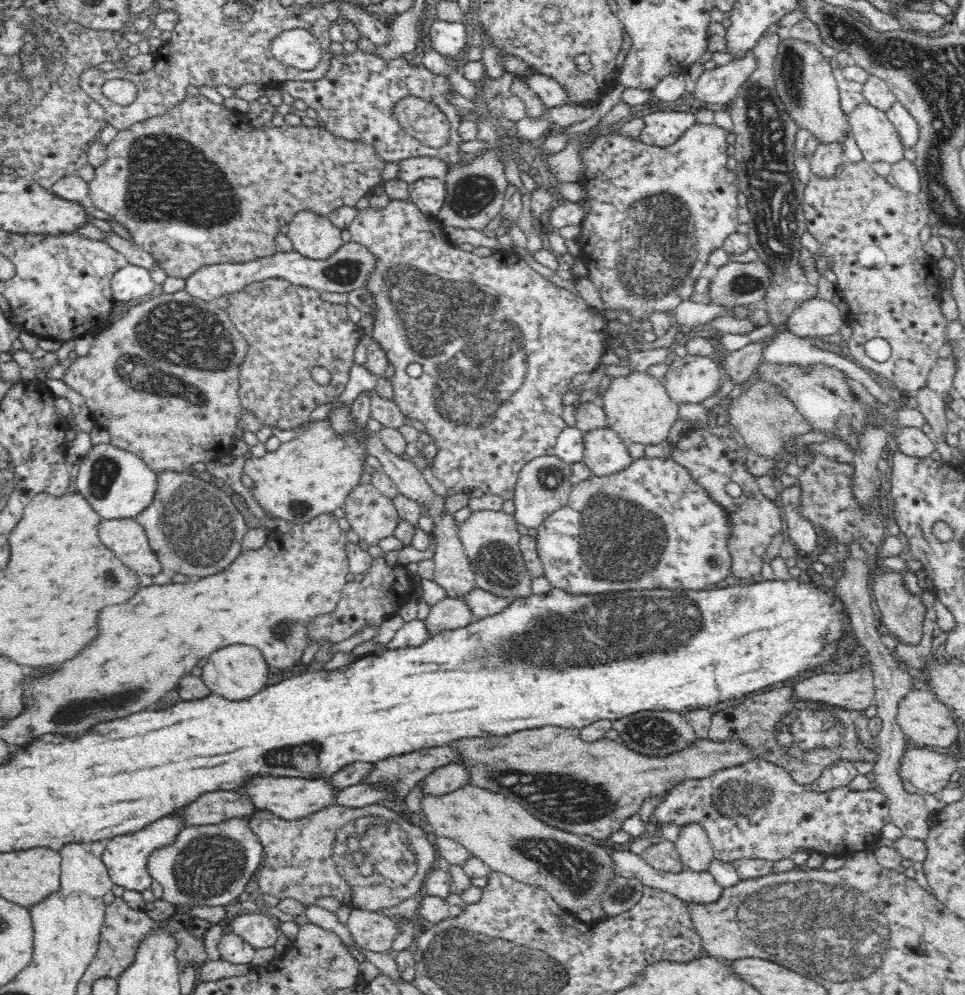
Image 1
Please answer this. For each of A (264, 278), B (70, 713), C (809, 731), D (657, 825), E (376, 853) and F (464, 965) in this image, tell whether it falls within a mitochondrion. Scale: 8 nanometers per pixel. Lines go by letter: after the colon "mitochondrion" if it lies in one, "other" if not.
A: other
B: mitochondrion
C: mitochondrion
D: other
E: mitochondrion
F: mitochondrion

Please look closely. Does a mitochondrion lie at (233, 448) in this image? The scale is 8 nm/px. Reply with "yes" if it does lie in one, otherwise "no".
no

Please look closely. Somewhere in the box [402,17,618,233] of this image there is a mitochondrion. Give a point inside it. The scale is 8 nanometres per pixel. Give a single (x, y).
(471, 193)

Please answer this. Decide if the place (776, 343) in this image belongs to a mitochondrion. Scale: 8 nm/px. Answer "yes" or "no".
no

